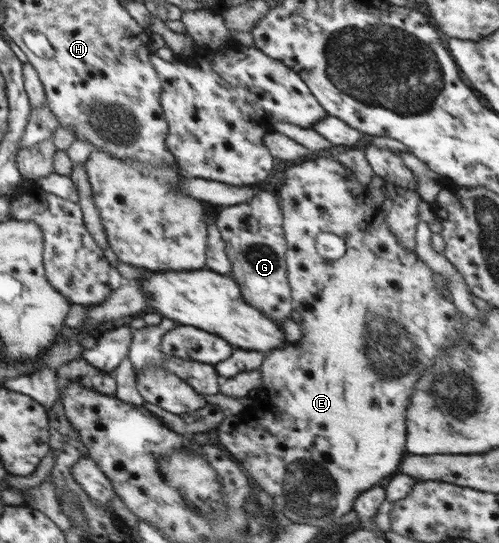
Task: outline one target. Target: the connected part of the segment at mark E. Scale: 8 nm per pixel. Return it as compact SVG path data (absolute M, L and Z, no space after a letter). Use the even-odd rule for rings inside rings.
M317 158L317 160L304 160L303 162L299 162L289 168L285 172L285 180L283 181L283 187L279 190L279 202L281 203L281 210L283 215L283 224L282 229L284 230L284 237L287 243L287 252L286 252L286 266L287 268L287 275L289 286L291 289L292 294L292 304L294 310L299 312L299 316L301 316L301 324L300 329L302 330L302 337L297 342L297 344L289 344L285 345L285 347L281 347L270 355L266 356L259 368L261 371L261 388L265 390L265 392L260 392L259 397L257 400L263 402L263 406L279 406L279 408L263 408L261 410L261 414L259 414L259 418L261 418L261 422L257 422L257 426L255 426L255 422L252 421L250 418L247 418L246 414L244 415L233 415L231 416L224 416L223 422L221 422L221 426L219 428L215 428L215 432L212 433L212 436L216 439L218 444L221 444L229 454L241 465L241 467L248 472L250 478L259 486L261 489L265 490L271 498L274 500L274 504L279 512L283 514L284 517L287 517L291 522L297 524L304 524L304 525L313 525L313 526L333 526L333 521L335 518L339 518L343 516L343 514L347 514L350 510L353 510L353 504L355 504L355 498L359 497L359 493L363 493L363 491L370 489L371 487L379 484L385 484L385 476L389 476L389 474L393 474L395 470L397 470L397 466L399 466L399 462L401 462L401 454L405 454L405 410L410 406L410 398L411 394L413 393L413 386L417 384L417 380L419 380L419 372L424 370L425 368L431 368L431 364L435 358L438 358L447 350L447 348L451 348L451 346L455 346L461 338L463 338L463 334L465 334L465 323L463 323L463 319L461 319L461 313L457 310L455 303L453 303L452 299L447 297L439 286L435 285L435 279L433 279L434 273L418 258L418 255L411 249L407 249L407 247L403 247L401 245L401 241L397 240L395 234L391 233L391 229L389 225L385 224L384 222L384 214L385 212L381 210L381 207L378 208L373 204L372 198L369 196L368 188L366 186L361 185L357 180L357 177L353 175L351 170L348 170L345 166L341 165L335 159L331 158ZM320 232L331 232L331 234L336 234L345 240L346 245L346 252L339 258L339 260L335 261L328 261L324 260L321 255L317 252L316 249L316 237Z

